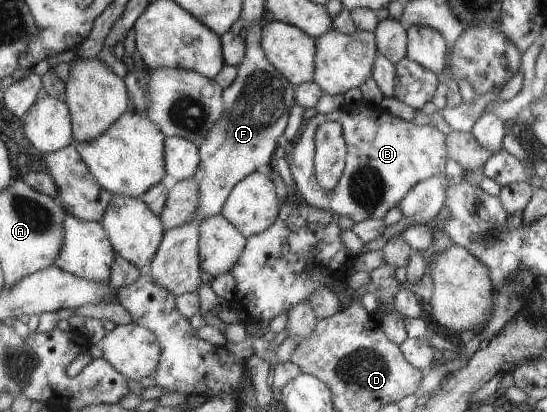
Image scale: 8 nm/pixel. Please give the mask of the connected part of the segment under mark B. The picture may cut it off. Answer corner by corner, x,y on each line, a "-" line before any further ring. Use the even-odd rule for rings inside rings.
359,103
357,107
315,115
301,133
293,153
287,155
296,188
306,204
325,209
333,215
349,217
356,223
373,217
382,219
418,182
444,175
447,159
447,137
432,125
415,126
371,103
366,108
-
329,121
341,123
348,146
342,179
331,191
321,187
314,171
316,134

